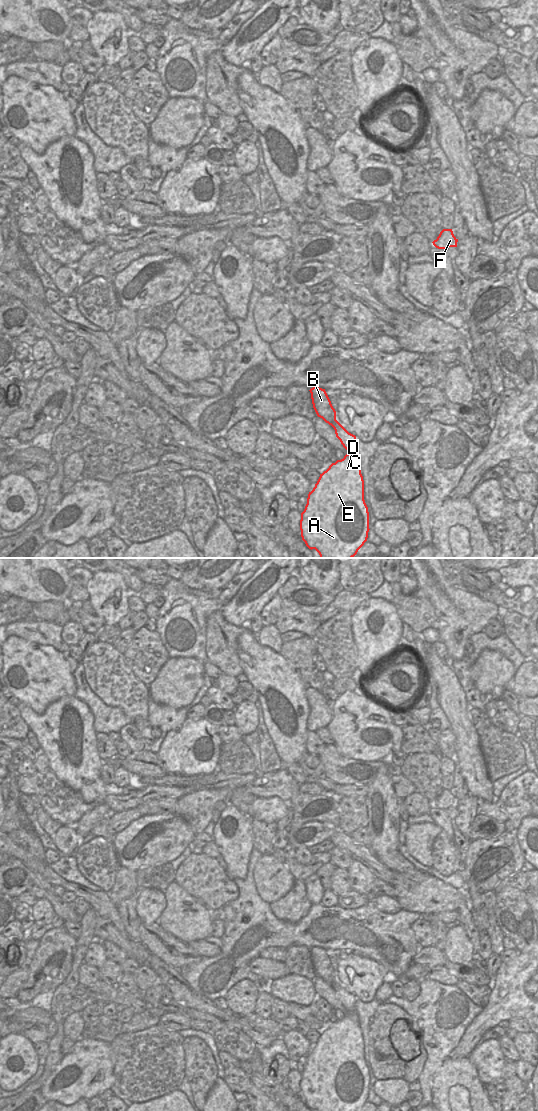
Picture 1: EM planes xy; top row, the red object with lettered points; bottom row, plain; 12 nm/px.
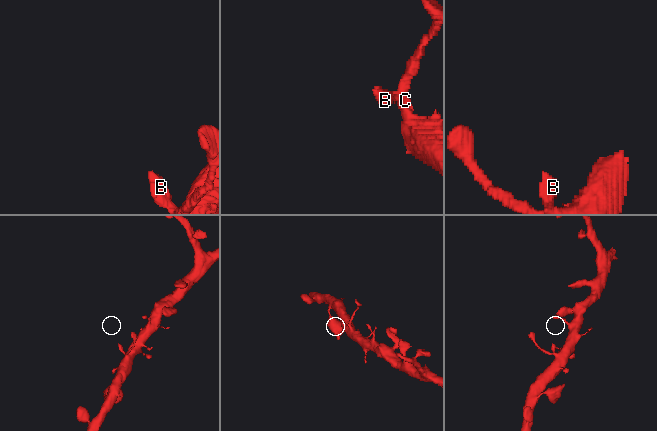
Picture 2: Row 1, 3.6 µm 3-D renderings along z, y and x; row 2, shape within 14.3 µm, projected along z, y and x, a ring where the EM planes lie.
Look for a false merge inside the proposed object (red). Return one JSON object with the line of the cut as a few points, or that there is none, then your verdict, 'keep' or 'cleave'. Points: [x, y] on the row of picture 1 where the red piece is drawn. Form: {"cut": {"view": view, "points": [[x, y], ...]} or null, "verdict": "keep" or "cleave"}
{"cut": null, "verdict": "keep"}

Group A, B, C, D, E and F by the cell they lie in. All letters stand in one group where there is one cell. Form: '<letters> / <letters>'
A B C D E F

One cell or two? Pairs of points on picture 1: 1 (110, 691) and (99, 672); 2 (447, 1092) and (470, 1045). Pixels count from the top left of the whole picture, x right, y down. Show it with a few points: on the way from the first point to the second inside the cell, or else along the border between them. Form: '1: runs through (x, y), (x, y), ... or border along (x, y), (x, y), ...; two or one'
1: runs through (110, 686), (104, 677); one
2: border along (449, 1056), (452, 1059), (467, 1057); two

